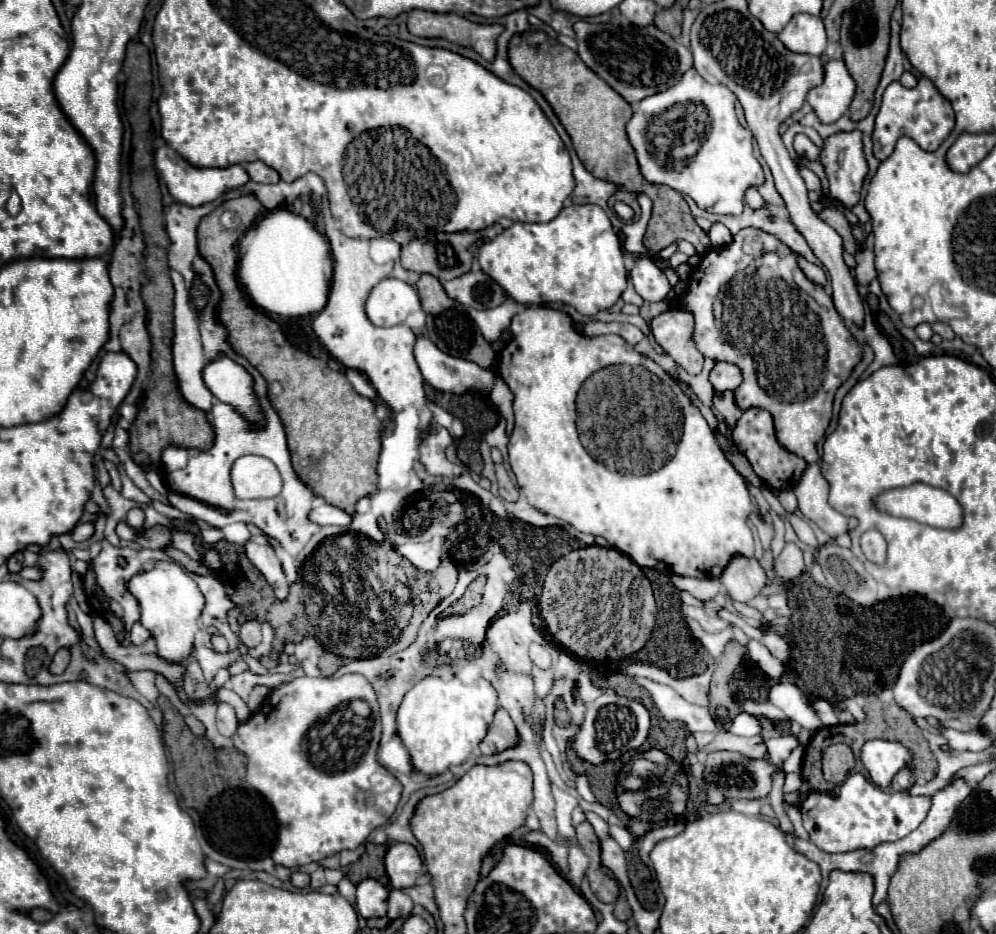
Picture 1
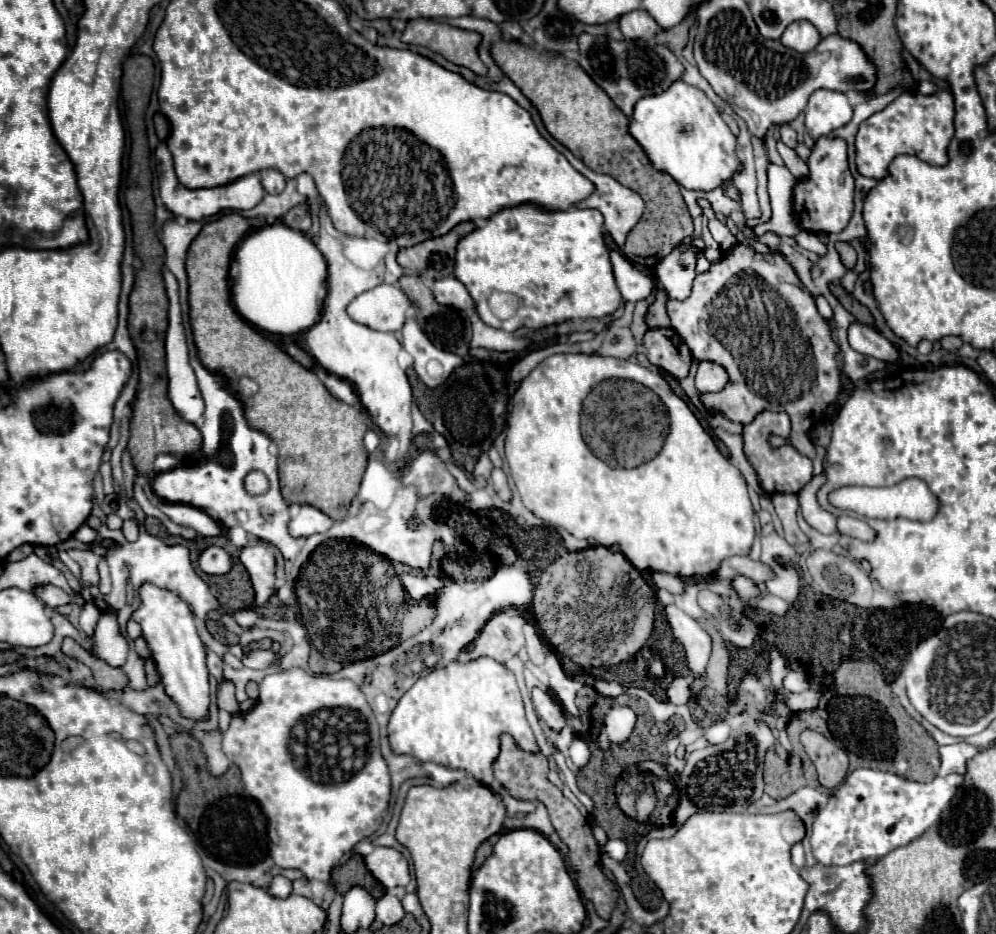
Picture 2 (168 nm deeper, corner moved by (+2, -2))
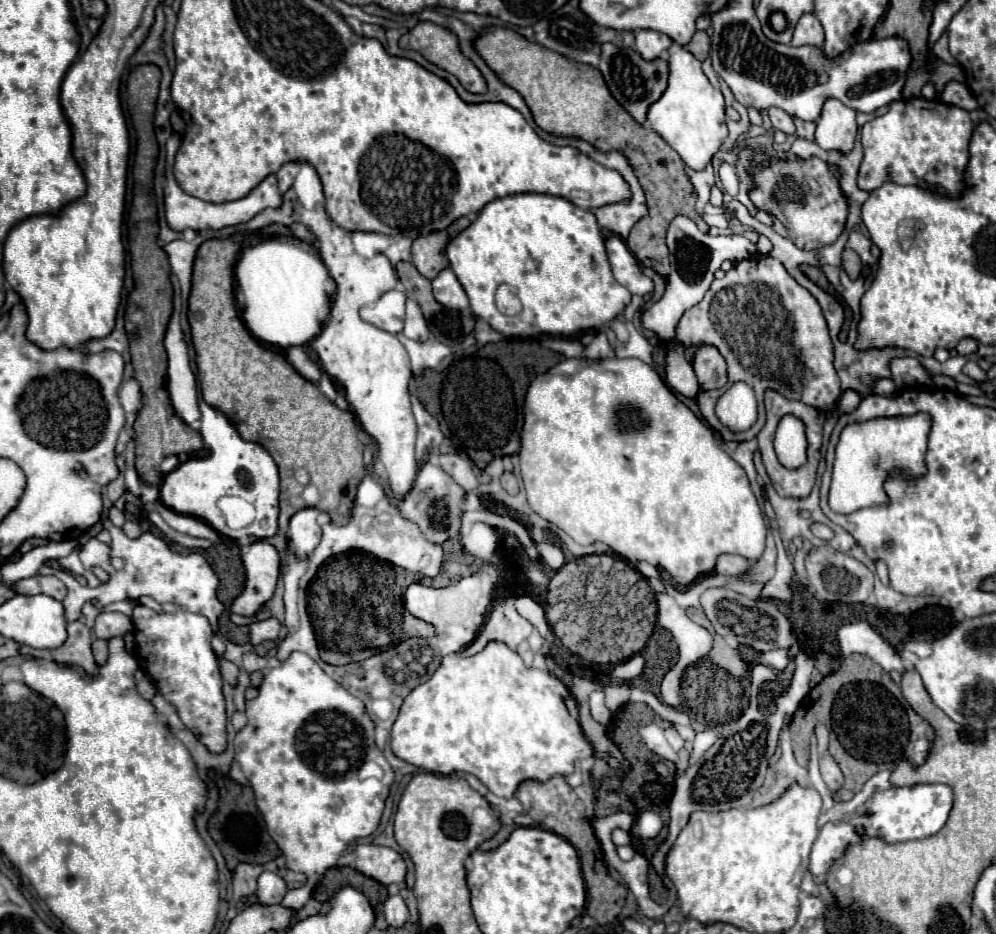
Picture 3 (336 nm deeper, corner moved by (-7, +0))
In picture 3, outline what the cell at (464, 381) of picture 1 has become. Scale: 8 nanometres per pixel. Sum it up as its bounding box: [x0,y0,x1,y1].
[405,299,429,341]

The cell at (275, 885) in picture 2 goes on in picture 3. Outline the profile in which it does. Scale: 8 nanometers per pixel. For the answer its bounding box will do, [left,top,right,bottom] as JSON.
[257,871,289,905]

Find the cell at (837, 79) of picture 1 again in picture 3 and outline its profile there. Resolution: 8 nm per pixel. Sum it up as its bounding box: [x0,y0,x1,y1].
[815,97,857,151]

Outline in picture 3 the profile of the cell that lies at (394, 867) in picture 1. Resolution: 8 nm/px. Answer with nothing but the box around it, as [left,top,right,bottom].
[355,845,407,885]

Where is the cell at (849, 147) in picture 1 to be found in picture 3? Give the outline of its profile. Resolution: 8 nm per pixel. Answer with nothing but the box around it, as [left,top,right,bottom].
[751,157,849,249]

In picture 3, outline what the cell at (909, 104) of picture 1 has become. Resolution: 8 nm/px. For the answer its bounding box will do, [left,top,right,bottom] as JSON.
[859,97,973,195]

